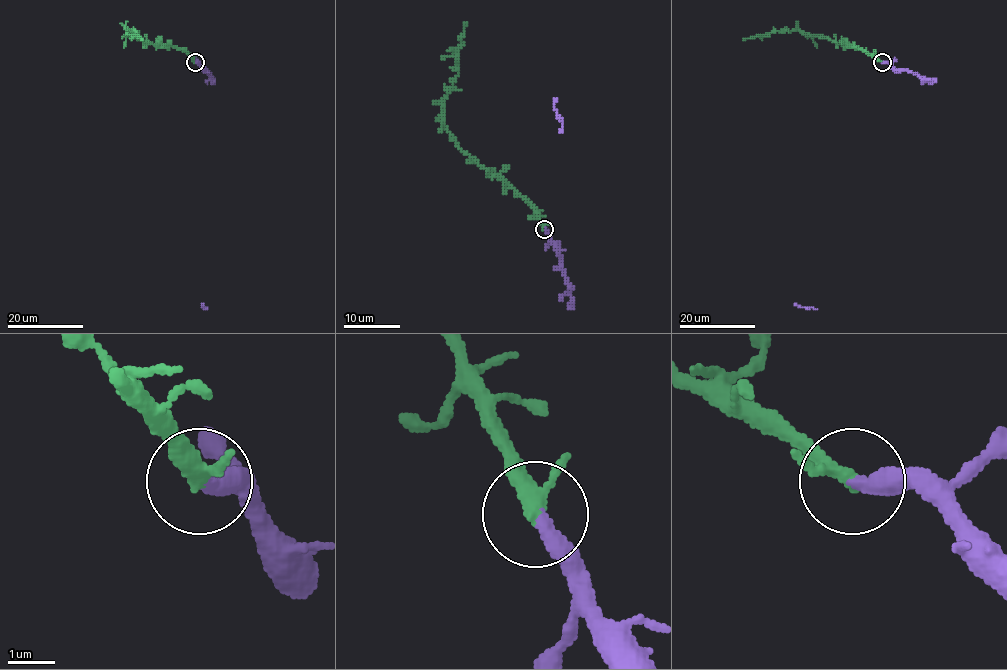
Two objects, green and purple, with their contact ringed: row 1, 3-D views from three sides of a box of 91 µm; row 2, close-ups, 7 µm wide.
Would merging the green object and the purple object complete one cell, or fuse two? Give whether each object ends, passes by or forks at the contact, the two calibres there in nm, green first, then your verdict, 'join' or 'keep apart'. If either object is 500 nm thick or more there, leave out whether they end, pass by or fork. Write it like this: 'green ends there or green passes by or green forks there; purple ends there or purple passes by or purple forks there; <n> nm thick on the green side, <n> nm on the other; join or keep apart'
green passes by; purple ends there; 280 nm thick on the green side, 380 nm on the other; join

